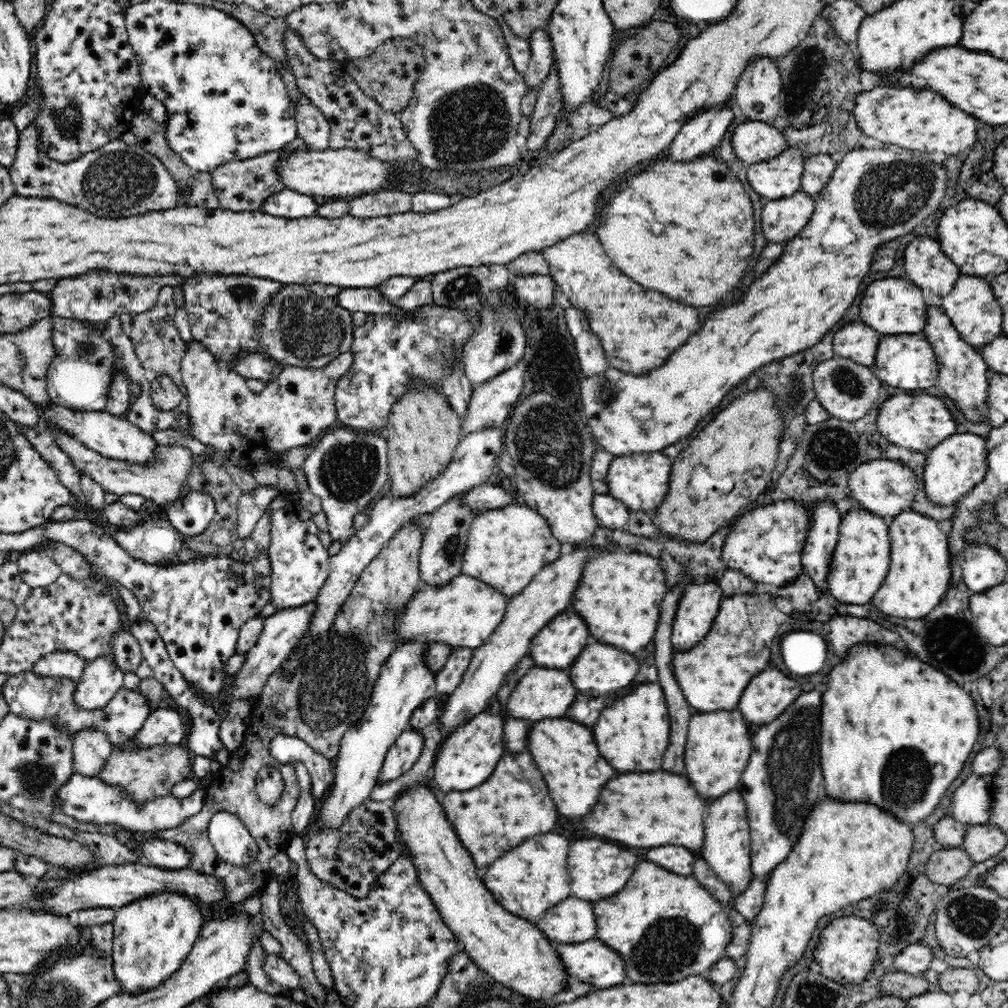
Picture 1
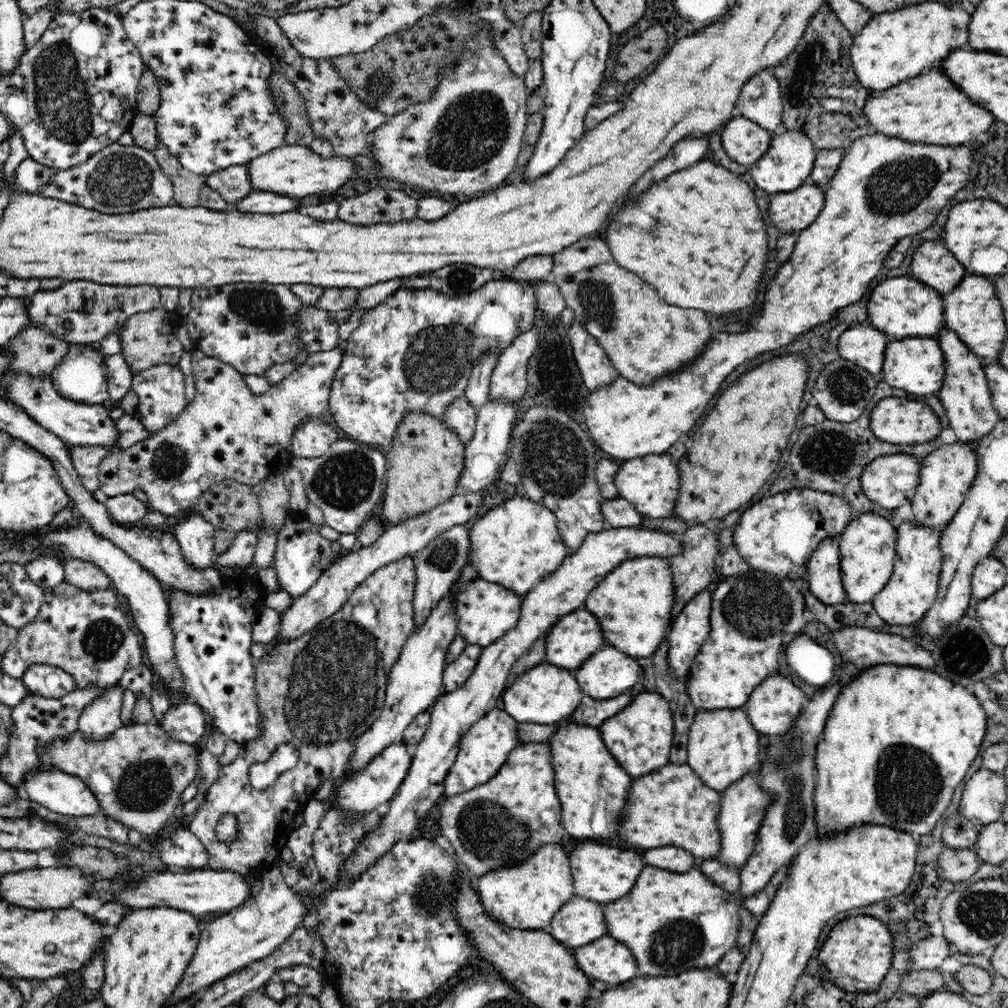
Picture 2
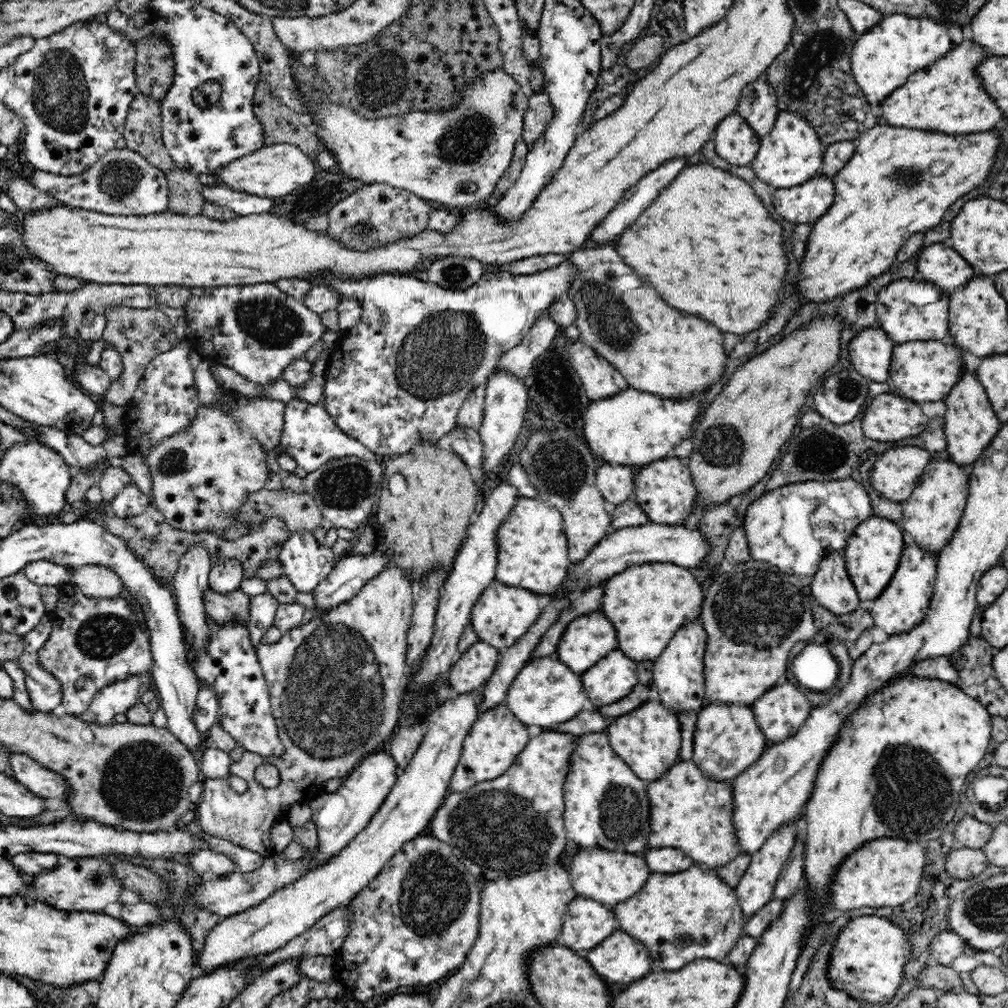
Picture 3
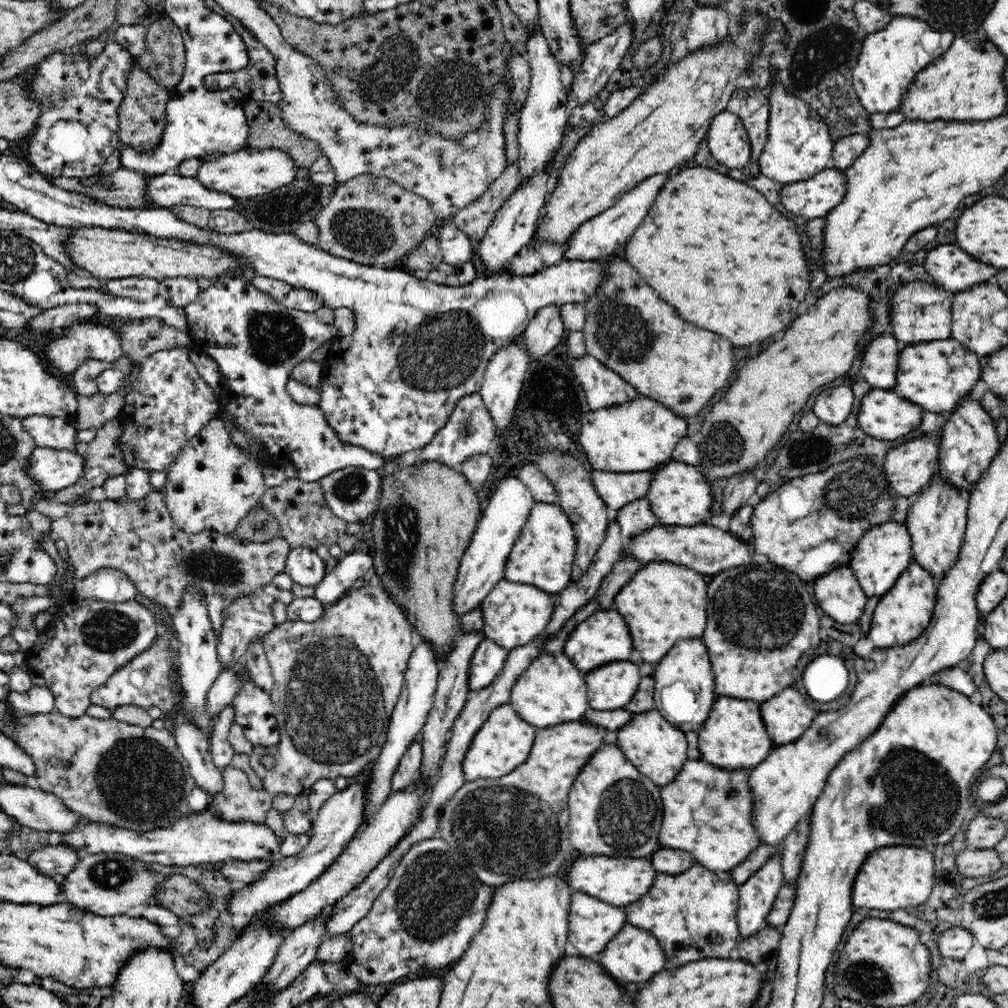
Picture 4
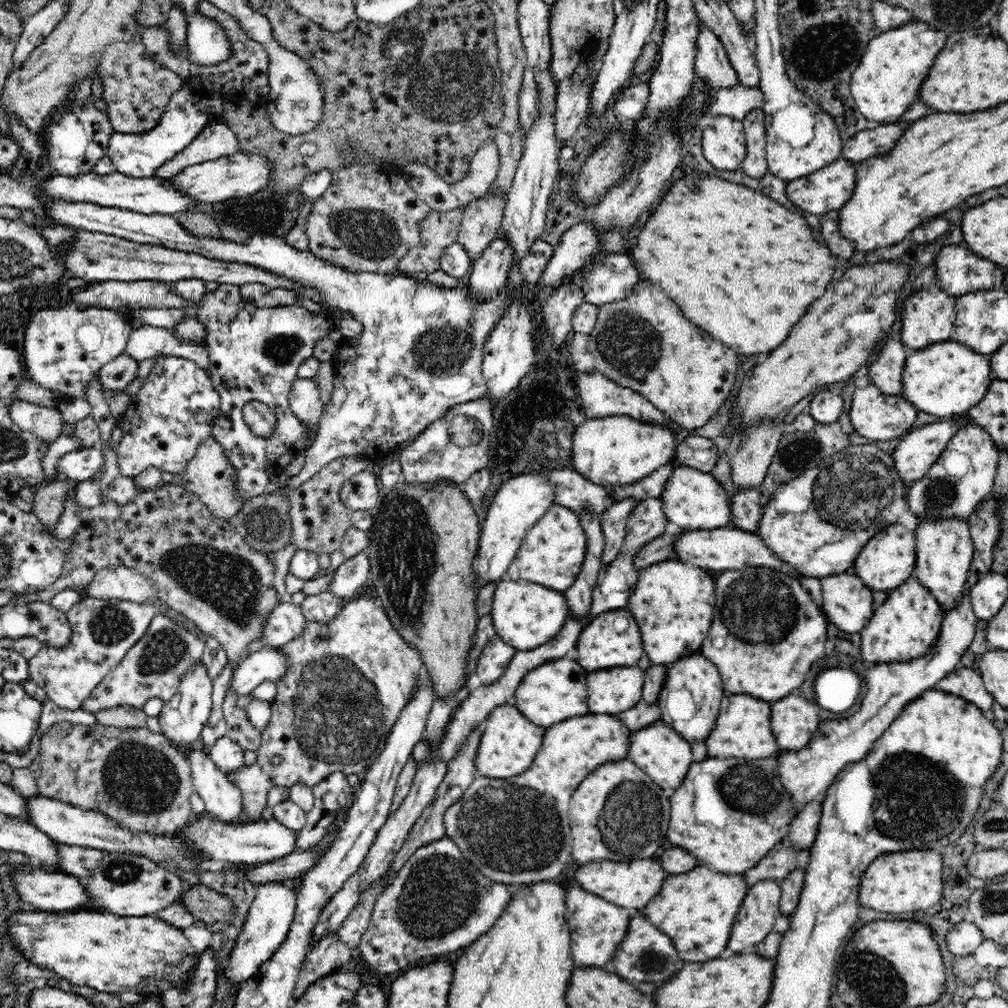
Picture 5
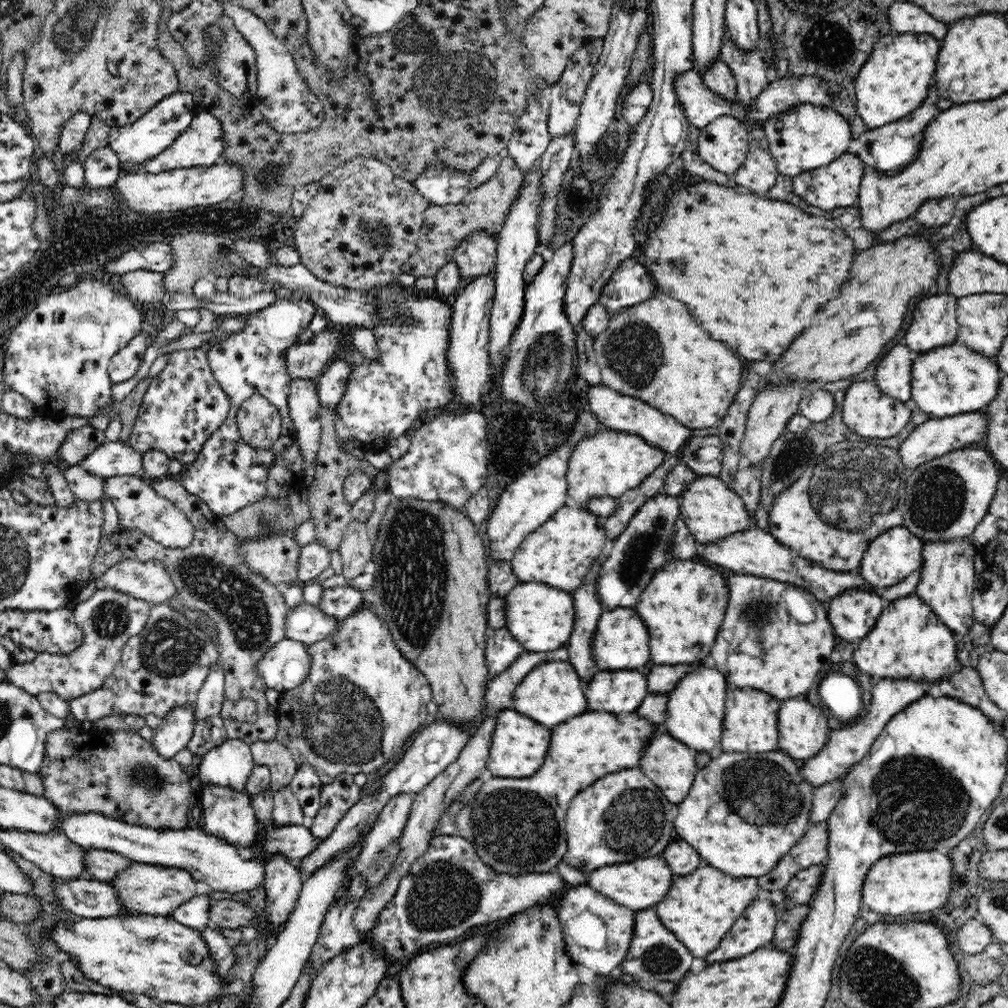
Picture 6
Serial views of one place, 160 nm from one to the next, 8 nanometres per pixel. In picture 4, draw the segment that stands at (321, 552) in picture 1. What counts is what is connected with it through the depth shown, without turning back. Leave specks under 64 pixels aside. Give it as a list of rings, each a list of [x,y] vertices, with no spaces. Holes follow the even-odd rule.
[[[300,546],[289,550],[284,570],[296,584],[315,587],[326,574],[326,563],[315,549]]]

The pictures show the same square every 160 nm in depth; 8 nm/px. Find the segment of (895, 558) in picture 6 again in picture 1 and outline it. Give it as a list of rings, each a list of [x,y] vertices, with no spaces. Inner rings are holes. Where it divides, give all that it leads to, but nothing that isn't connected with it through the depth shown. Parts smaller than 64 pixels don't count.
[[[864,508],[845,513],[840,523],[831,564],[828,566],[828,578],[825,581],[828,592],[841,603],[868,604],[876,590],[882,586],[889,564],[890,539],[885,520]]]

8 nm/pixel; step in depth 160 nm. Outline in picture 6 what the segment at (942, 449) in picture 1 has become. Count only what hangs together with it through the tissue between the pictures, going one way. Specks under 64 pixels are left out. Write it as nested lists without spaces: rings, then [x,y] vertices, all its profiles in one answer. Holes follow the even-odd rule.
[[[970,538],[960,540],[928,540],[922,548],[921,575],[915,593],[936,613],[953,633],[966,636],[976,621],[971,603],[976,580],[974,566],[977,547]]]

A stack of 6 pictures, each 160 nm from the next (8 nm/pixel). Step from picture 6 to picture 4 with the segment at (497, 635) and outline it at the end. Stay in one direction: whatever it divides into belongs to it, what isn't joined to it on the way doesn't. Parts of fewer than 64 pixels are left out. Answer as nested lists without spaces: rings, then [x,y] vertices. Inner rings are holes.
[[[484,638],[472,654],[470,669],[468,669],[468,687],[480,690],[490,686],[492,680],[500,674],[504,667],[509,650],[493,640]]]

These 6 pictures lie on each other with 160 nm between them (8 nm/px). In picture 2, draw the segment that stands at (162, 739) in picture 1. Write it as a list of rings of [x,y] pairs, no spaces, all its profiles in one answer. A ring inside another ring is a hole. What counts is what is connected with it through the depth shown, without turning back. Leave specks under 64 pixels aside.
[[[185,700],[178,706],[170,706],[164,720],[158,723],[174,740],[191,745],[198,743],[206,732],[205,711],[197,702]]]

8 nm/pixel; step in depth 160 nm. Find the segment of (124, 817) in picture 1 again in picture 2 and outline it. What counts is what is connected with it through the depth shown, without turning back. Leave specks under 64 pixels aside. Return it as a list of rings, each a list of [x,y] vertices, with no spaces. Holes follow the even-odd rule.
[[[38,769],[25,778],[22,791],[52,812],[72,816],[103,813],[95,793],[76,775],[60,769]]]

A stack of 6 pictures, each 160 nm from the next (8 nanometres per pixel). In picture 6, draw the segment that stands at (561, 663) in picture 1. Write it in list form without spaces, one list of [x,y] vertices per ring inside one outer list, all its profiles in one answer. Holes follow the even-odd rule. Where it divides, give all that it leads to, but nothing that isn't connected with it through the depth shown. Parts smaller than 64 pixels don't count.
[[[618,607],[603,612],[592,638],[592,658],[596,661],[596,667],[604,671],[642,670],[650,662],[650,640],[644,622],[636,616],[636,610]]]

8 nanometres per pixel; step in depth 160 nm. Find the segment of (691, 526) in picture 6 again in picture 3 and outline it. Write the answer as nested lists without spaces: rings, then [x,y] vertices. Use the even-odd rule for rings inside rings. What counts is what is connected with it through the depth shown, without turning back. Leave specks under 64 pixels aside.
[[[678,458],[654,460],[650,462],[650,464],[636,469],[633,482],[634,492],[632,498],[642,507],[642,510],[646,512],[646,515],[652,523],[680,525],[692,514],[692,510],[694,510],[694,505],[696,504],[696,486],[692,484],[692,474],[688,472],[688,465],[685,460],[684,464],[682,464],[682,460],[678,460]]]

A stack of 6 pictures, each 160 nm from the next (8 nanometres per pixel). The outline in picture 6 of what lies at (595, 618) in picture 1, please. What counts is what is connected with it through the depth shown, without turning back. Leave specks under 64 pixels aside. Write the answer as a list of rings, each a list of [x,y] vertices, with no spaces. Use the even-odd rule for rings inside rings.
[[[692,559],[672,560],[664,564],[664,568],[654,572],[652,582],[642,592],[640,602],[636,604],[636,612],[644,620],[650,632],[650,652],[656,665],[690,665],[708,659],[716,632],[724,620],[724,608],[728,606],[728,586],[720,572],[707,565],[696,563]]]

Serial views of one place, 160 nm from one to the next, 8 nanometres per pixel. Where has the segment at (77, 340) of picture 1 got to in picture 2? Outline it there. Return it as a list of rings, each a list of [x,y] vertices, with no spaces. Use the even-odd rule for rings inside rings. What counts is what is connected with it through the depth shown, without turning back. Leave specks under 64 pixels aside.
[[[70,342],[68,352],[51,372],[51,378],[58,394],[63,398],[75,400],[81,404],[109,405],[109,391],[107,388],[107,368],[104,355],[94,350],[91,344]]]

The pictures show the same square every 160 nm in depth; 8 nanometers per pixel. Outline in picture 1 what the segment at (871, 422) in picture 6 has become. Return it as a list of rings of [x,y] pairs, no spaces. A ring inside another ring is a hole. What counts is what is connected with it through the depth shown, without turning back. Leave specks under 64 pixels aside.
[[[930,394],[922,396],[892,396],[879,402],[878,428],[880,434],[896,446],[928,453],[942,440],[956,432],[956,420],[942,399]]]

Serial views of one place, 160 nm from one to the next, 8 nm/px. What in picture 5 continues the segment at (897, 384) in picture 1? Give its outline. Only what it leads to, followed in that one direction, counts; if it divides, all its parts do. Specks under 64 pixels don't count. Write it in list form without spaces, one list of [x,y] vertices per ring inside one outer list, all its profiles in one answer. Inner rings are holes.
[[[942,342],[942,344],[932,344],[924,350],[916,350],[912,356],[908,356],[902,380],[904,380],[904,398],[908,403],[912,402],[914,408],[918,408],[921,412],[949,420],[966,414],[970,408],[978,405],[990,389],[994,378],[990,374],[988,356],[982,356],[958,342]]]

